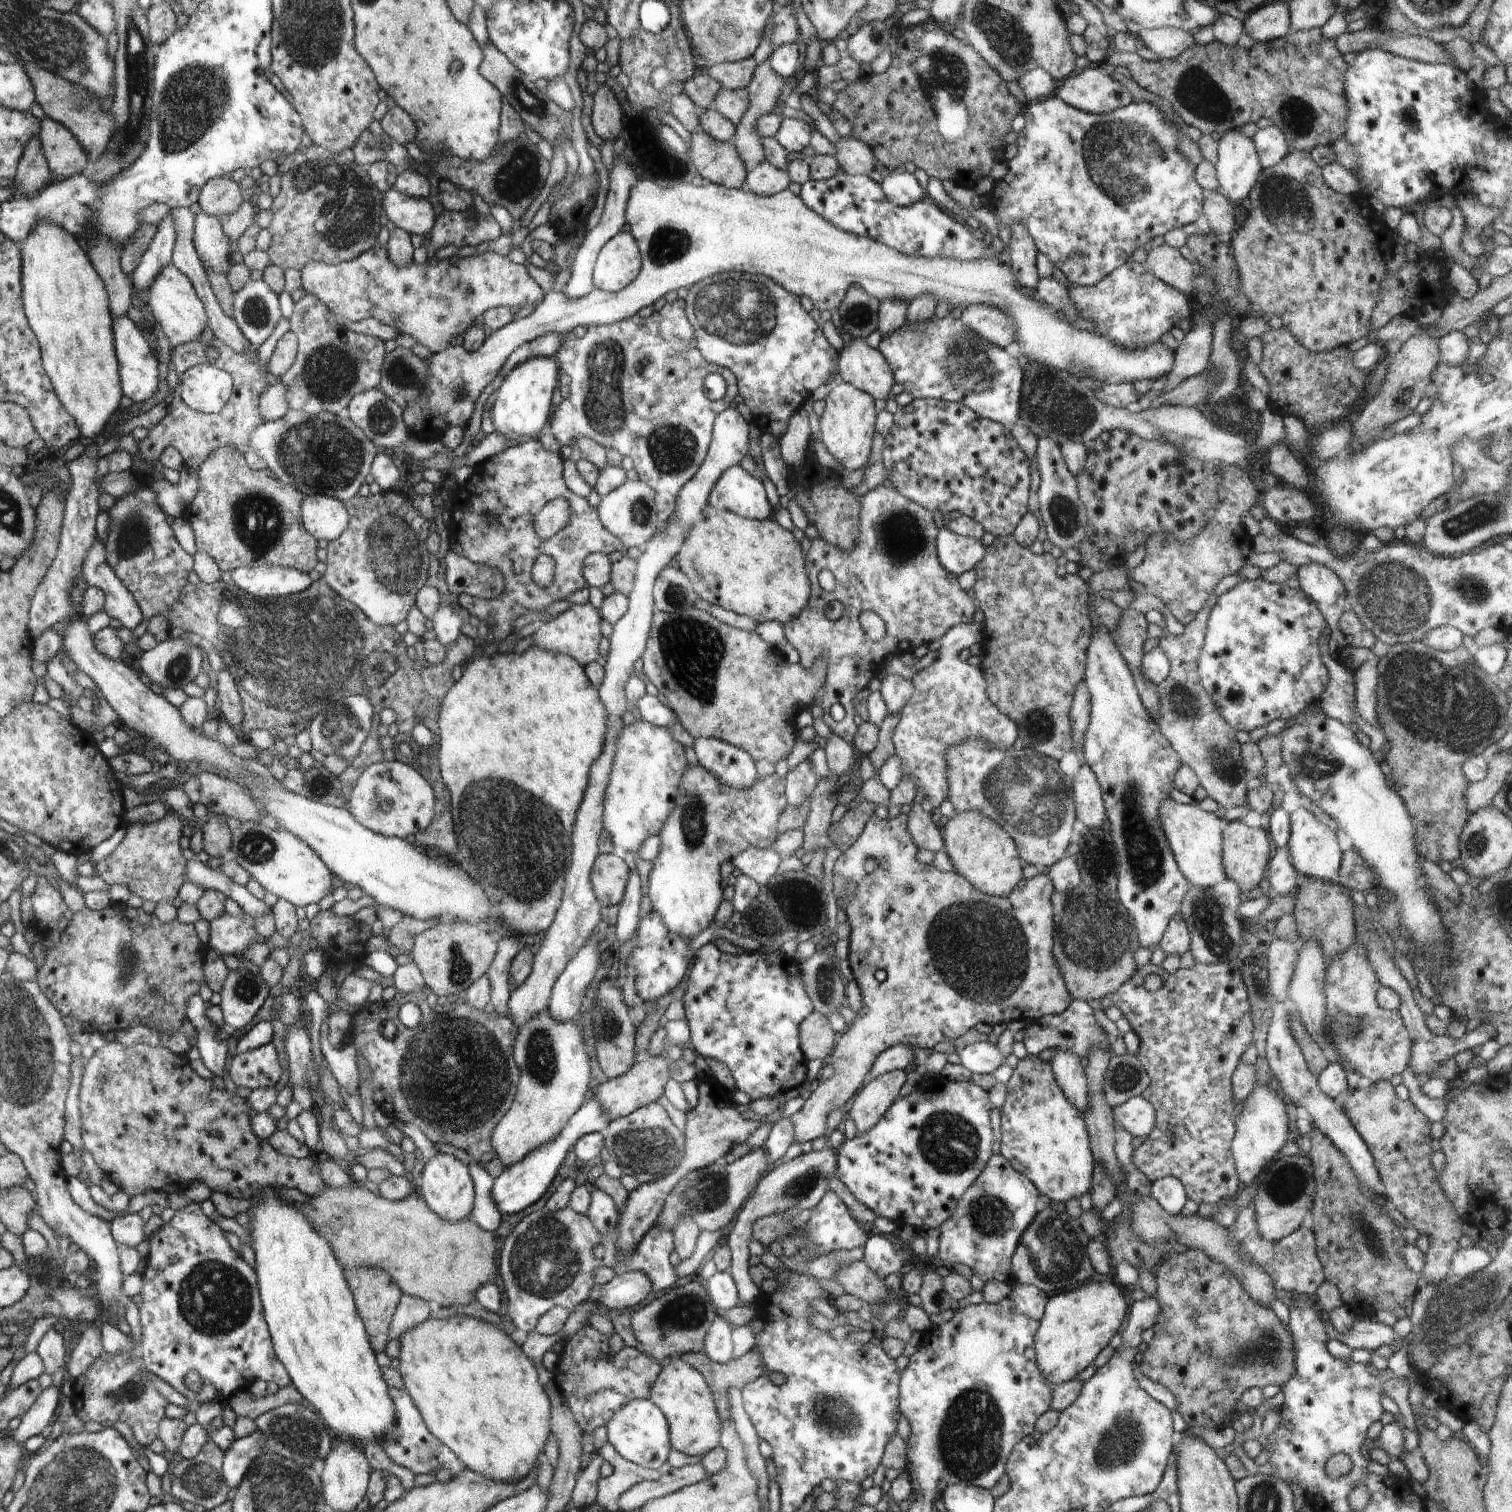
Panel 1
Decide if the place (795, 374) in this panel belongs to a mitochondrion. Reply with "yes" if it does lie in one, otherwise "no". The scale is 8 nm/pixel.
no

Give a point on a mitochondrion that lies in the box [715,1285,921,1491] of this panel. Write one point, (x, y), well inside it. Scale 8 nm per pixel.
(835, 1414)

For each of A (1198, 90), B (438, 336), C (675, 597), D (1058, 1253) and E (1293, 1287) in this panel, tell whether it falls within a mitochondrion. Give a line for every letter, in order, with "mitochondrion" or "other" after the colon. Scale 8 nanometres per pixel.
A: mitochondrion
B: other
C: mitochondrion
D: mitochondrion
E: other

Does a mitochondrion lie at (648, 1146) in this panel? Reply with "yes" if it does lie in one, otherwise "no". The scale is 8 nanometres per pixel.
yes

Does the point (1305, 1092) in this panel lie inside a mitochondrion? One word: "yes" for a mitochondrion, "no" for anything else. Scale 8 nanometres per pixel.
yes

